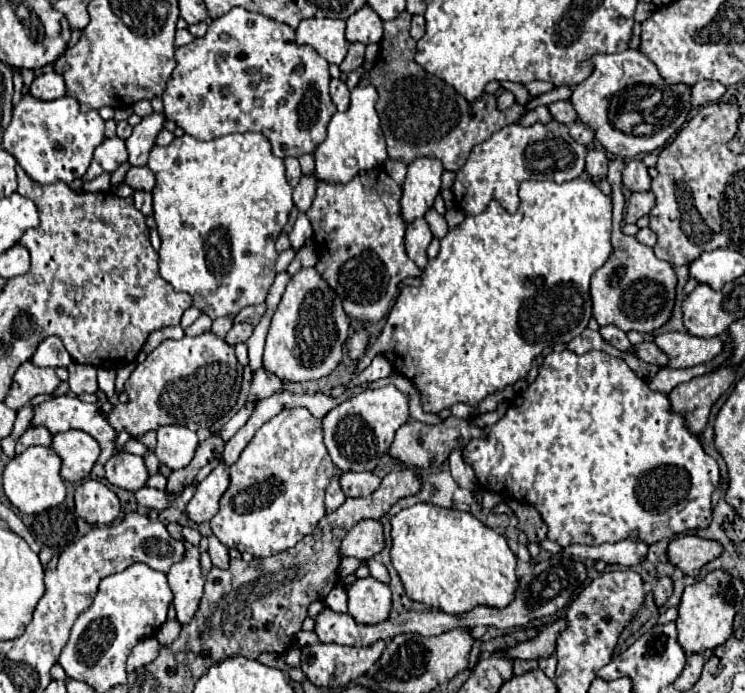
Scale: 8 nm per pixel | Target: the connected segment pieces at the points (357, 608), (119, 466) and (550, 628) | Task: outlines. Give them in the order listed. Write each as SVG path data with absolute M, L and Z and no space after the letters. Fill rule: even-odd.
M375 577L357 579L347 587L349 597L349 615L357 623L375 625L389 617L391 609L391 591L387 583L377 581Z
M117 453L105 463L105 479L115 487L137 491L145 487L149 475L143 457L131 453Z
M559 619L551 625L547 625L533 641L527 643L519 643L513 649L507 649L505 653L511 659L541 659L541 657L549 657L555 653L555 639L557 635L565 629L565 619Z

